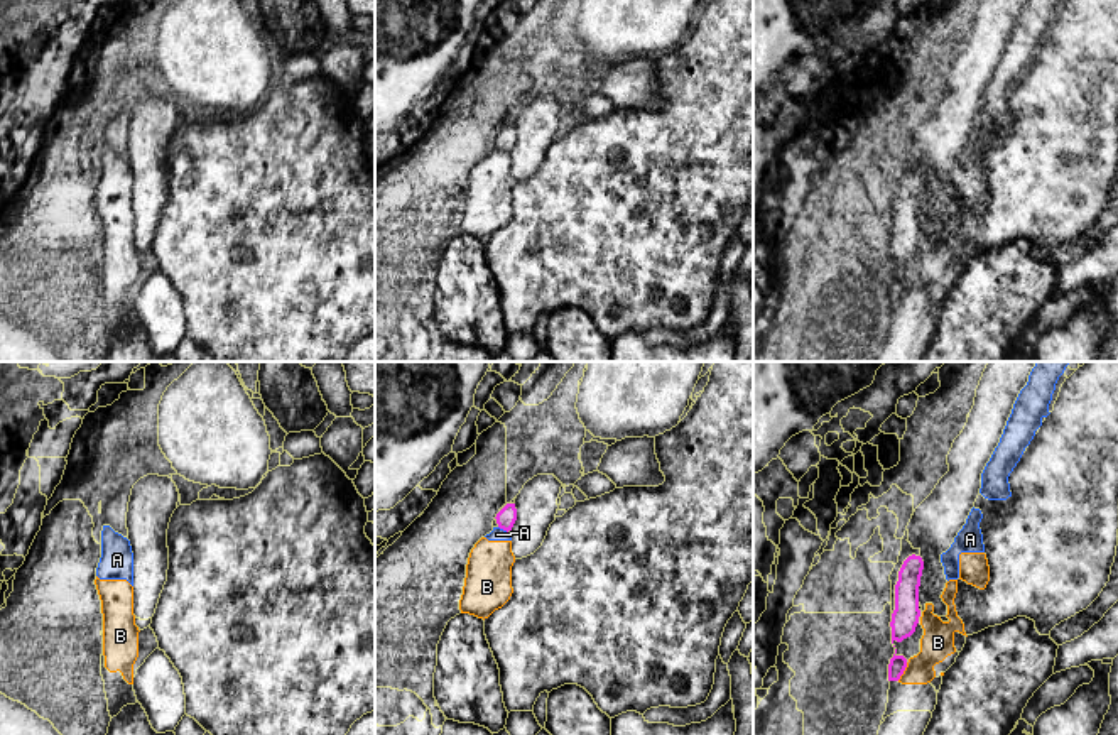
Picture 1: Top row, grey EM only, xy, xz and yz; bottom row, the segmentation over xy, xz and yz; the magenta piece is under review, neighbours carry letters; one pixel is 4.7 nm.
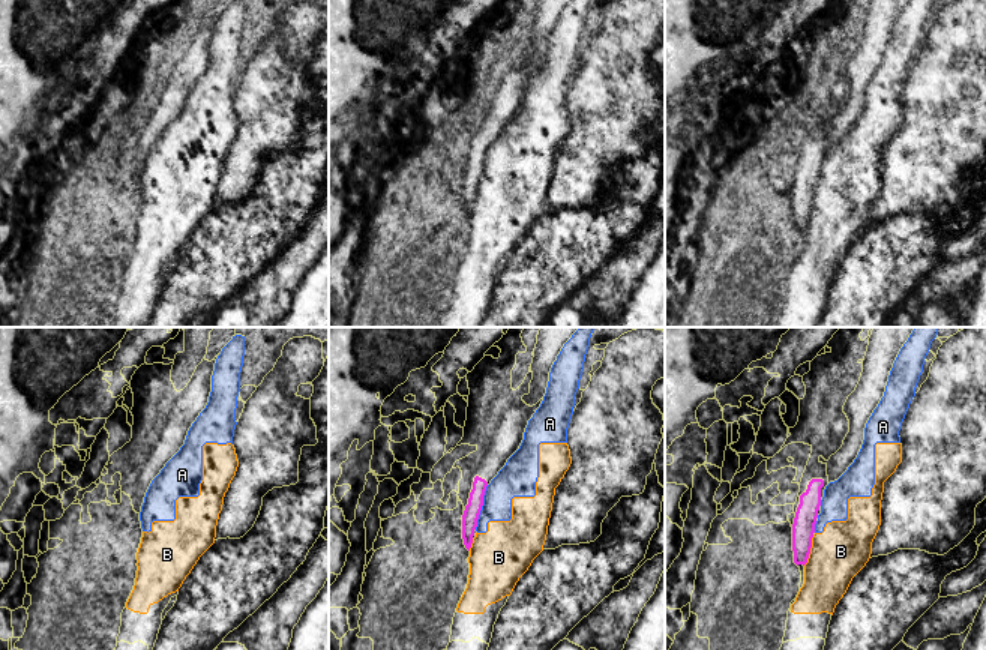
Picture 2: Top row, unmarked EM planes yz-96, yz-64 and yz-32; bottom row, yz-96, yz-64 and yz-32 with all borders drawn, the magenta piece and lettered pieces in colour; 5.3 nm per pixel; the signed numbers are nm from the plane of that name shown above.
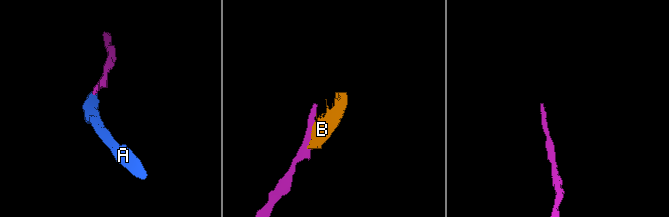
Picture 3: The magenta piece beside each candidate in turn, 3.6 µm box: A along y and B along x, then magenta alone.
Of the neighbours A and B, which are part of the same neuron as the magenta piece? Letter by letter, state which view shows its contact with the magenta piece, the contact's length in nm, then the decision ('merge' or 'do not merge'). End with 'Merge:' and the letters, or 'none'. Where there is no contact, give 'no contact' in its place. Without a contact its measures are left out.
A: meets magenta in xz; contact 60 nm long; do not merge
B: meets magenta in yz; contact 100 nm long; do not merge
Merge: none

